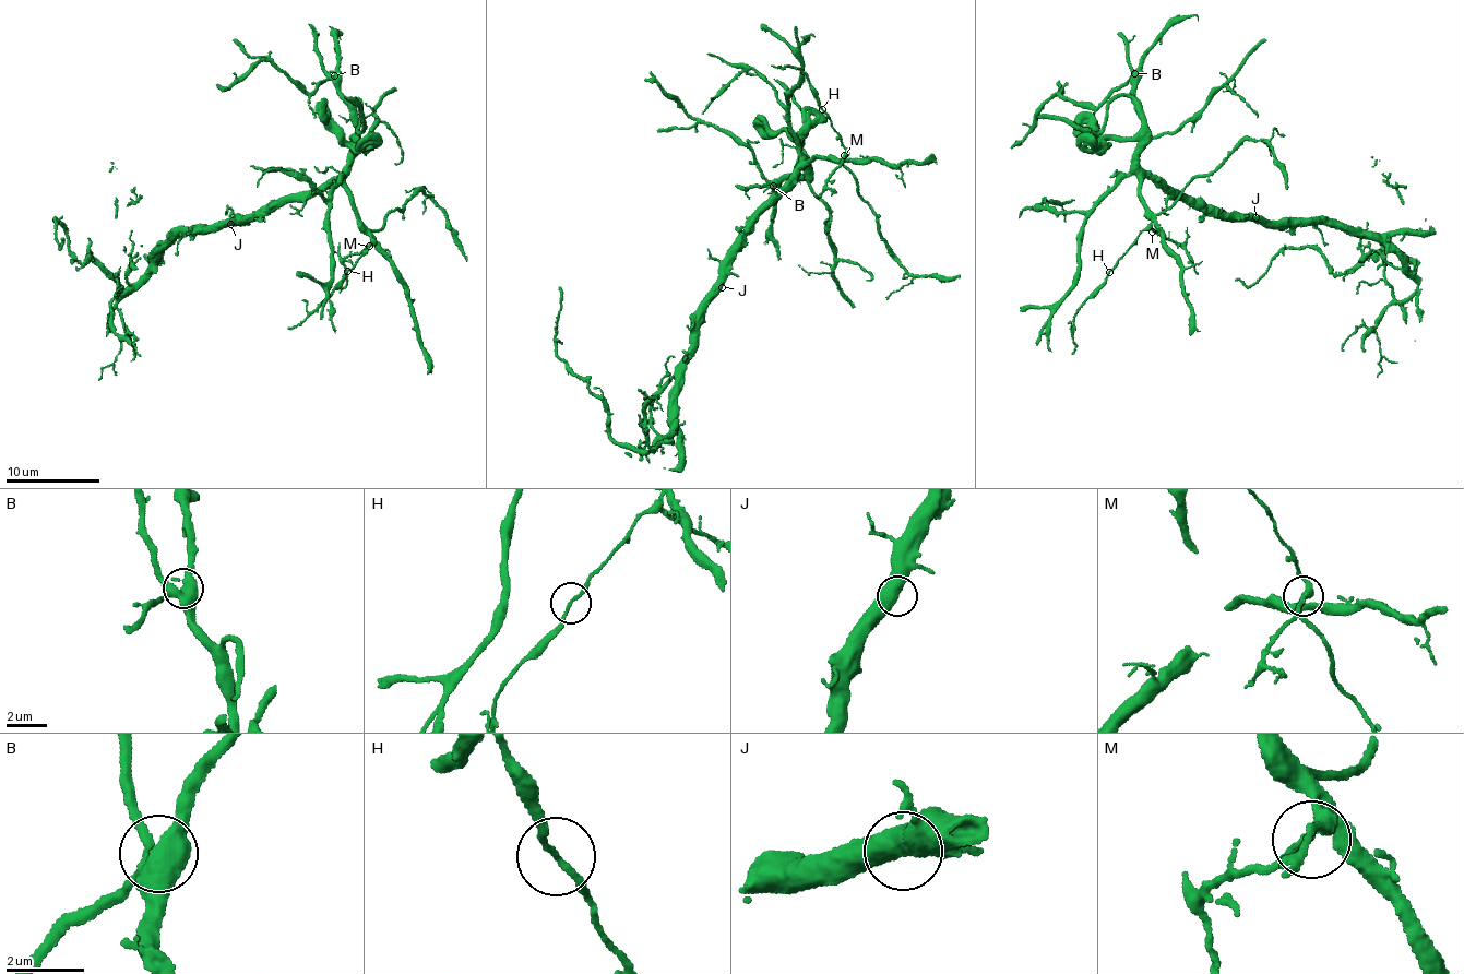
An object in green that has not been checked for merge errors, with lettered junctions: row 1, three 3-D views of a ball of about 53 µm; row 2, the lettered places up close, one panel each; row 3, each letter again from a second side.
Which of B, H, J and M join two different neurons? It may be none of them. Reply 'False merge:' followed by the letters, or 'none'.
False merge: none

